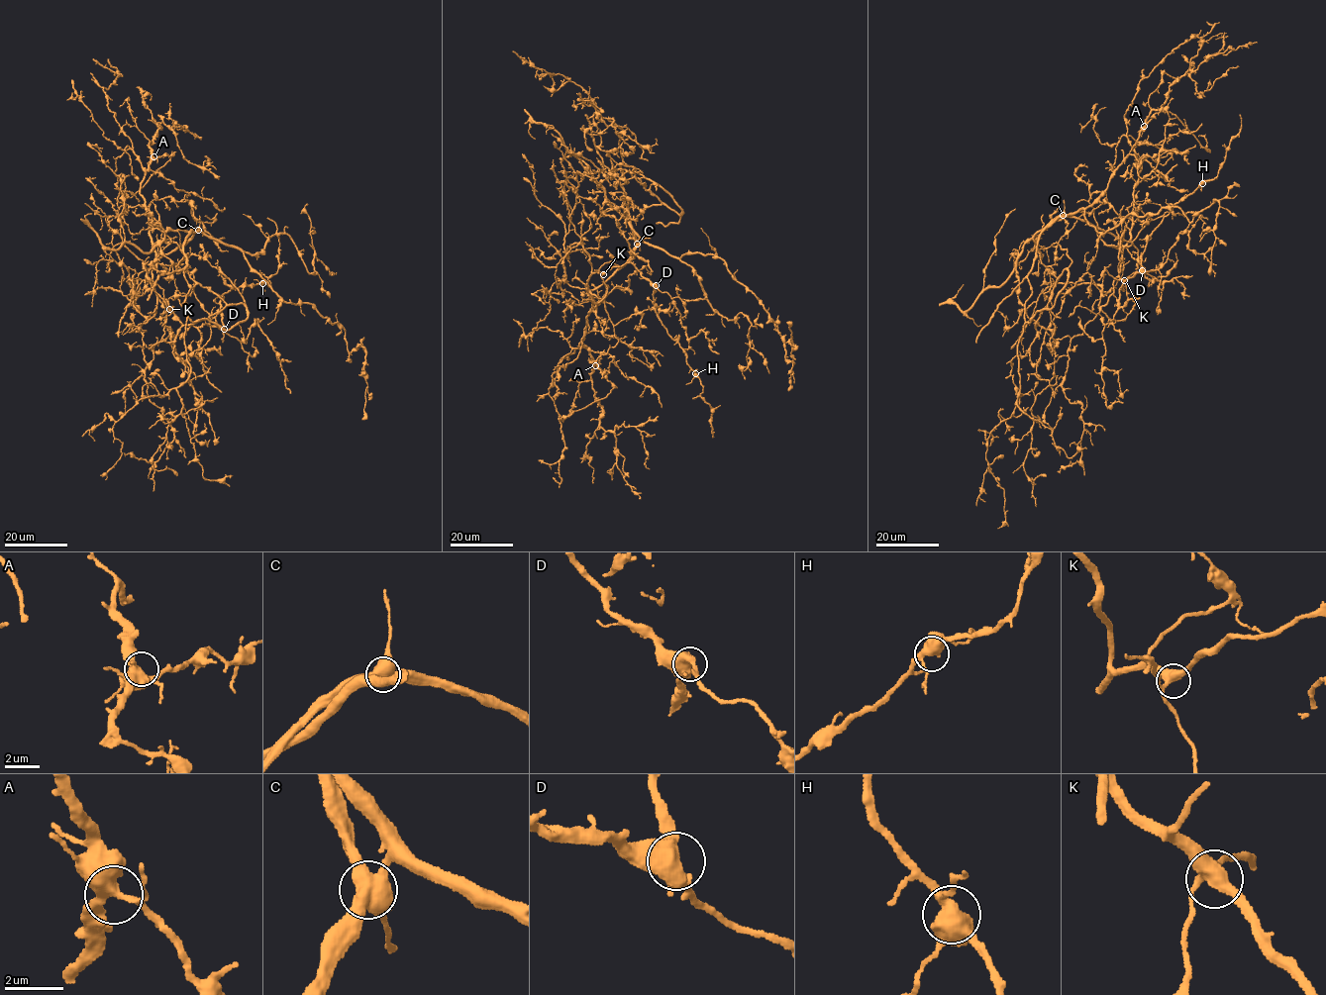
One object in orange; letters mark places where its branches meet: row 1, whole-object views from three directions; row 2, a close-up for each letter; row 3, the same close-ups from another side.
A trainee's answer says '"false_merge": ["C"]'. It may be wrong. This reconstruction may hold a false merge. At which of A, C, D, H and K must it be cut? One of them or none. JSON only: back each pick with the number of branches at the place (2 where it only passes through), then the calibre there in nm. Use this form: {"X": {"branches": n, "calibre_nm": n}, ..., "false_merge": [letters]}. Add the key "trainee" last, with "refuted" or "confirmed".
{"C": {"branches": 4, "calibre_nm": 650}, "false_merge": ["C"], "trainee": "confirmed"}

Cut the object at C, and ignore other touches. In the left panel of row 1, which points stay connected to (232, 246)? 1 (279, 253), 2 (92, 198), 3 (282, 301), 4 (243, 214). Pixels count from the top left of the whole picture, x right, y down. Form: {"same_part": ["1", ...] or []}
{"same_part": ["3", "4"]}

